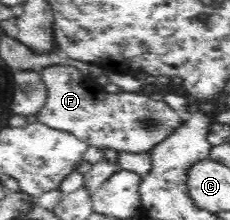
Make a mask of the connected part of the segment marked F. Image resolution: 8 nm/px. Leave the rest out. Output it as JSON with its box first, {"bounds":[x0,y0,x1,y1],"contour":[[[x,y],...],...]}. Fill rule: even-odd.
{"bounds":[35,65,185,153],"contour":[[[51,65],[42,68],[40,73],[47,89],[47,99],[45,105],[35,114],[36,119],[53,129],[72,133],[93,147],[109,148],[125,153],[149,152],[154,145],[169,137],[185,121],[163,100],[150,99],[149,95],[141,92],[107,93],[101,85],[81,74],[81,71],[72,65]]]}

